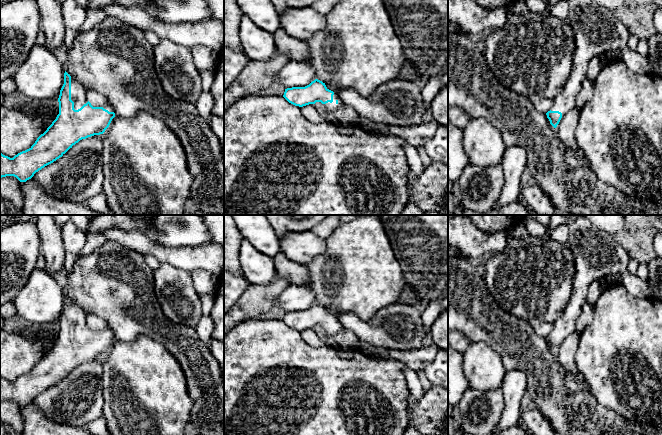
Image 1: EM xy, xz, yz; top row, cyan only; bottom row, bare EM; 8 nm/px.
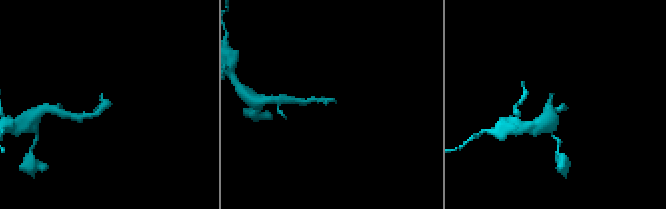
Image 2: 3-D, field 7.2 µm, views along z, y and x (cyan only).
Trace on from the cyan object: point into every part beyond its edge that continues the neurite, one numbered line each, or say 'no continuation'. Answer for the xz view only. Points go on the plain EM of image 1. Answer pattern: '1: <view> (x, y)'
1: xz (333, 330)

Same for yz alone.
1: yz (597, 254)

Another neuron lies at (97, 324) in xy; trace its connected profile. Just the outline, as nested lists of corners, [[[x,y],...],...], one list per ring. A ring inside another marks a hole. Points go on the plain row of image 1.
[[[97,316],[87,317],[86,322],[93,331],[103,331],[110,327],[105,320]]]

